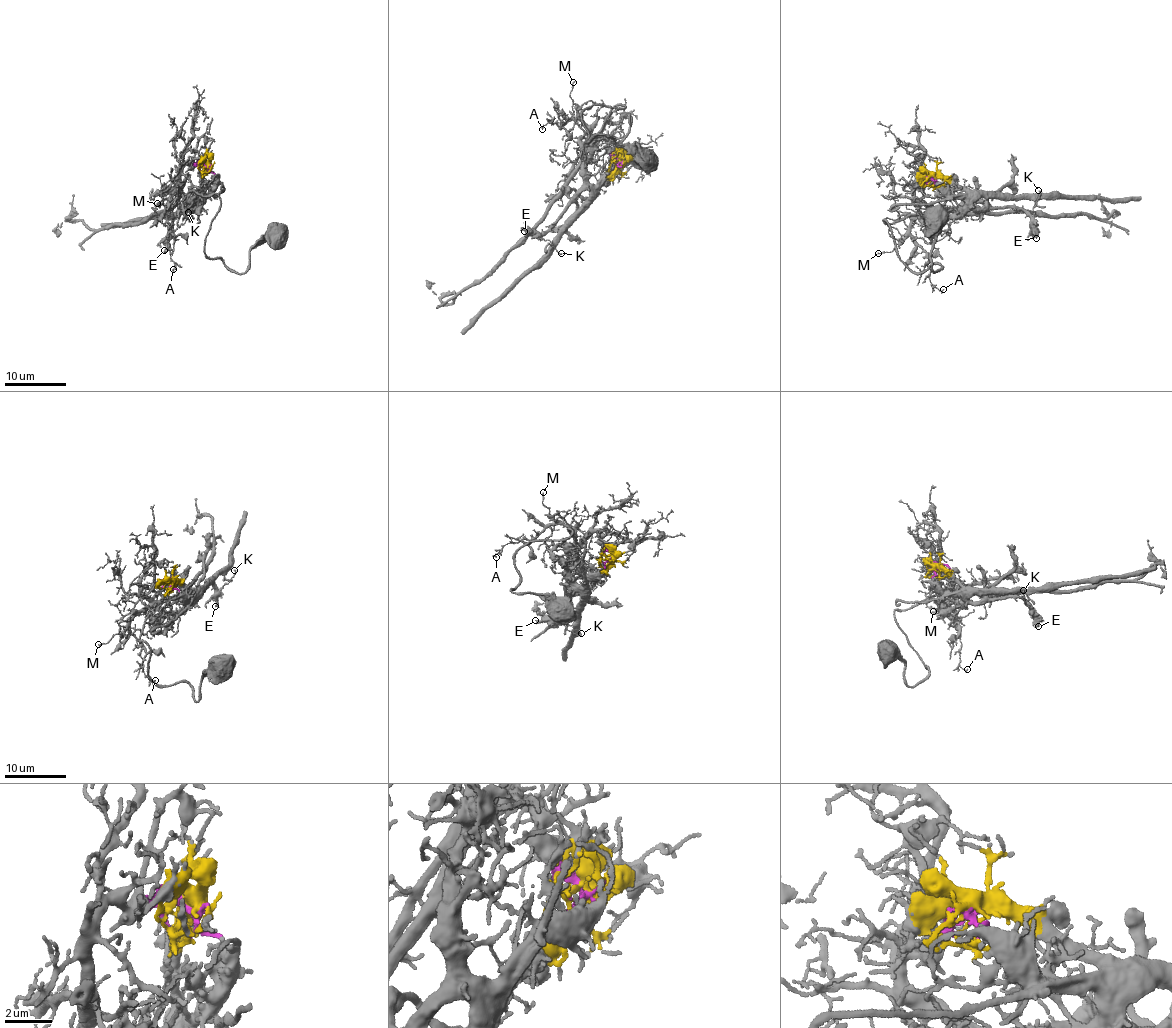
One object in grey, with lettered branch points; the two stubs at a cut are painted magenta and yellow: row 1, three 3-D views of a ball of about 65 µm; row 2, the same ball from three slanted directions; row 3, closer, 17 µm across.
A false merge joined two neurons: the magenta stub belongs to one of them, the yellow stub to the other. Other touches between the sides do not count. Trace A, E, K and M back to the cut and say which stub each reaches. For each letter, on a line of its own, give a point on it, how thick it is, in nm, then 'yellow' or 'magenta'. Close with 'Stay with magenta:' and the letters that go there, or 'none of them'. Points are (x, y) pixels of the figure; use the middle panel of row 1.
A: (542, 129) | 120 nm | magenta
E: (524, 231) | 360 nm | yellow
K: (561, 253) | 100 nm | yellow
M: (573, 82) | 130 nm | magenta
Stay with magenta: A, M

